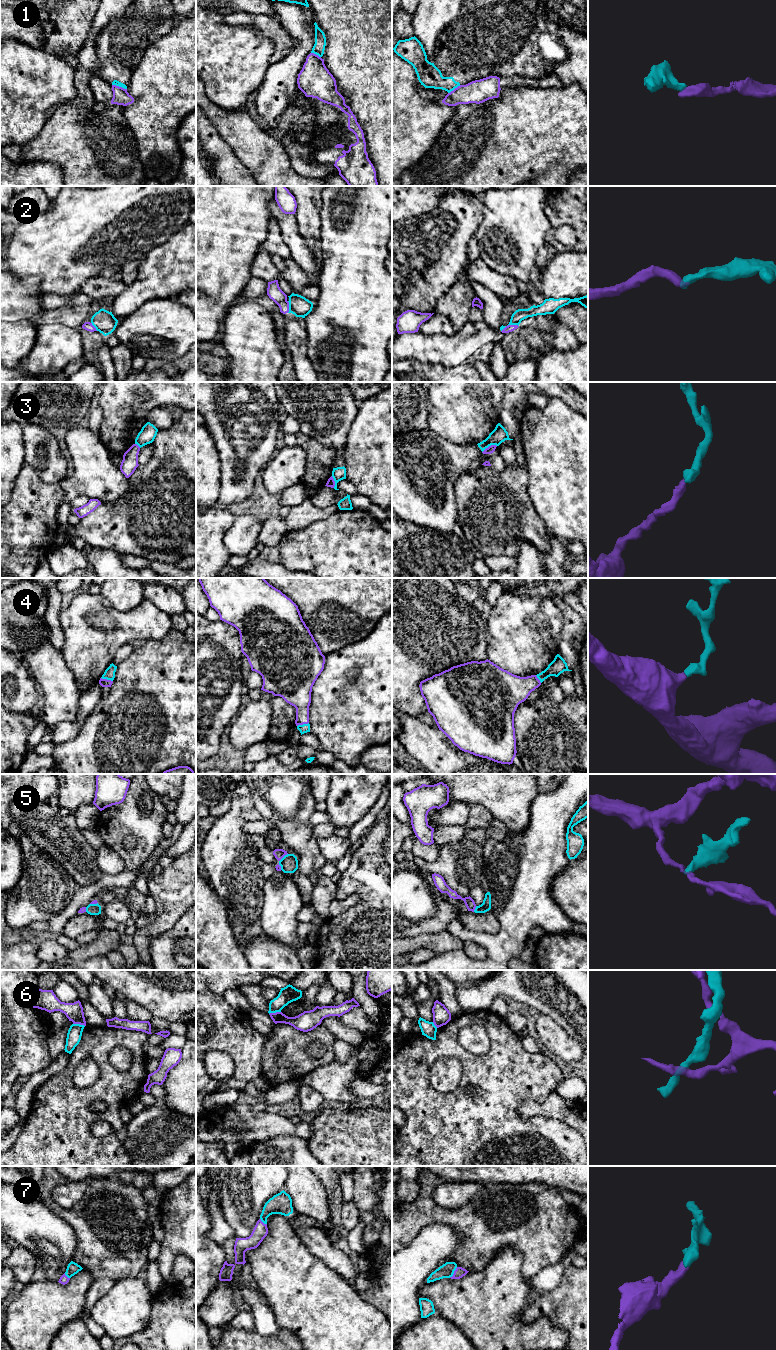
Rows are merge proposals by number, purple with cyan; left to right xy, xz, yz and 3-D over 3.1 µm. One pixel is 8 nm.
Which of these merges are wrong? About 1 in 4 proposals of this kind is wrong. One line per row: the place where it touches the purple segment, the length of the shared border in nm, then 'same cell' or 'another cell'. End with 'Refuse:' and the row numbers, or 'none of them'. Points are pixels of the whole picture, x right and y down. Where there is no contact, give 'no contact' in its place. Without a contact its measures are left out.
1: meets purple in xy at (118, 86); contact 130 nm long; another cell
2: meets purple in yz at (509, 325); contact 150 nm long; another cell
3: meets purple in yz at (489, 446); contact 130 nm long; another cell
4: meets purple in xy at (107, 680); contact 100 nm long; same cell
5: meets purple in xz at (283, 856); contact 100 nm long; another cell
6: meets purple in xy at (79, 1023); contact 100 nm long; another cell
7: meets purple in yz at (454, 1273); contact 110 nm long; same cell
Refuse: 1, 2, 3, 5, 6

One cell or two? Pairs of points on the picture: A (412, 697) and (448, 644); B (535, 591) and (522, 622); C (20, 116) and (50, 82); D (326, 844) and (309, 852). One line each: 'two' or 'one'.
A: one
B: two
C: one
D: two

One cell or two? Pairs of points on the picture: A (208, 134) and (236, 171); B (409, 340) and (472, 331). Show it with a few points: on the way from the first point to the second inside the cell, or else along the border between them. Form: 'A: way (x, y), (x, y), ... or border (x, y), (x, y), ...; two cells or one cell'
A: way (211, 143), (227, 162); one cell
B: way (425, 344), (456, 344); one cell

